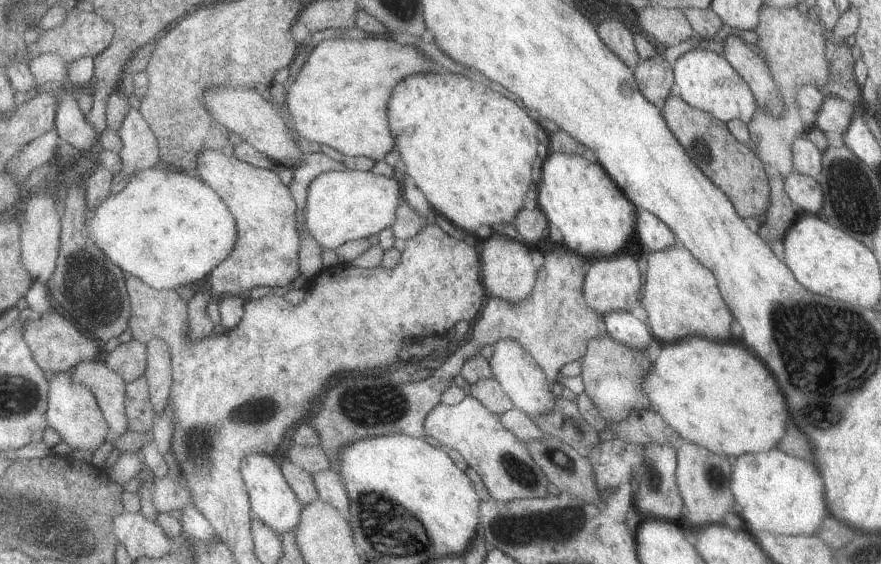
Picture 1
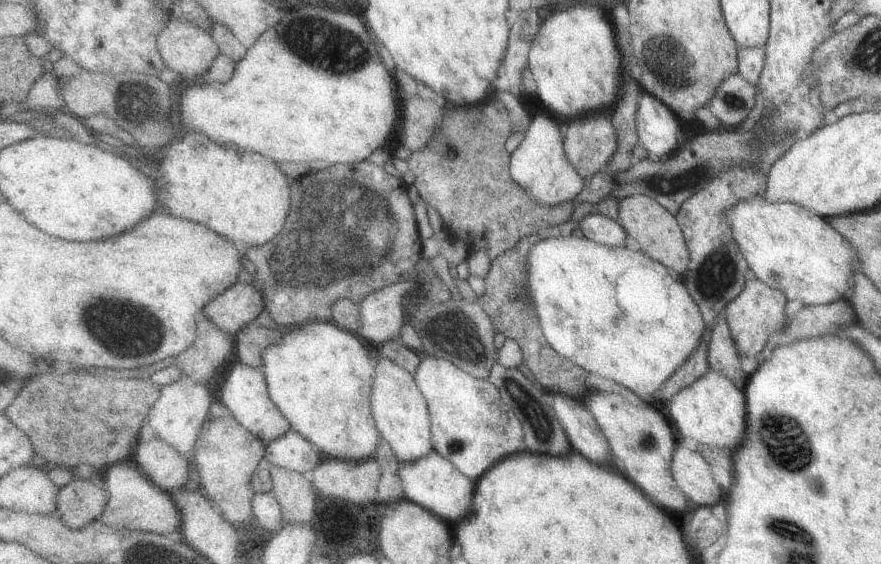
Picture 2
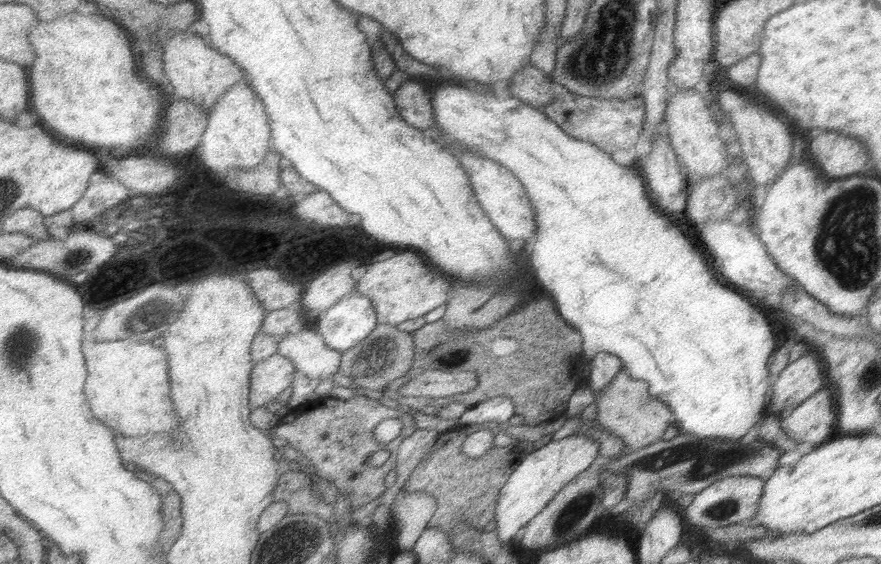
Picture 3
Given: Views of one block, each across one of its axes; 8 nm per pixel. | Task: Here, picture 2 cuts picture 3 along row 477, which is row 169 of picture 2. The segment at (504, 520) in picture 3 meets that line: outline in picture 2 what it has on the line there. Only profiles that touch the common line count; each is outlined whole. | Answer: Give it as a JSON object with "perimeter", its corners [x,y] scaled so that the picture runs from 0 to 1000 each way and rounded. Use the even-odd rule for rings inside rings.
{"perimeter":[[[616,199],[610,209],[605,209],[591,259],[582,270],[580,305],[582,316],[612,355],[610,362],[619,362],[619,365],[637,365],[650,358],[669,326],[664,312],[659,312],[655,294],[650,294],[650,287],[646,284],[641,220],[635,216],[623,199]]]}

